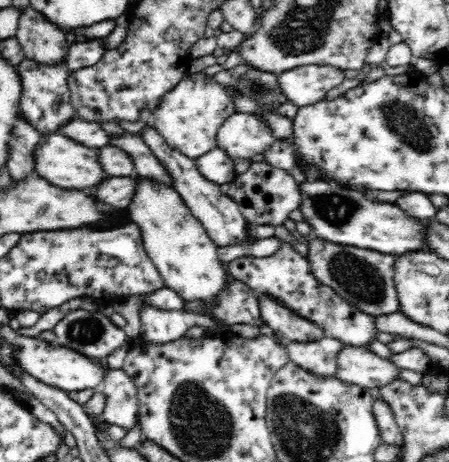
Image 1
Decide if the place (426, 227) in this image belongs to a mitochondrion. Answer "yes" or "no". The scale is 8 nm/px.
no

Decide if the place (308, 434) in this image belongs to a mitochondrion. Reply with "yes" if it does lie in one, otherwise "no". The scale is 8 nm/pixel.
yes

